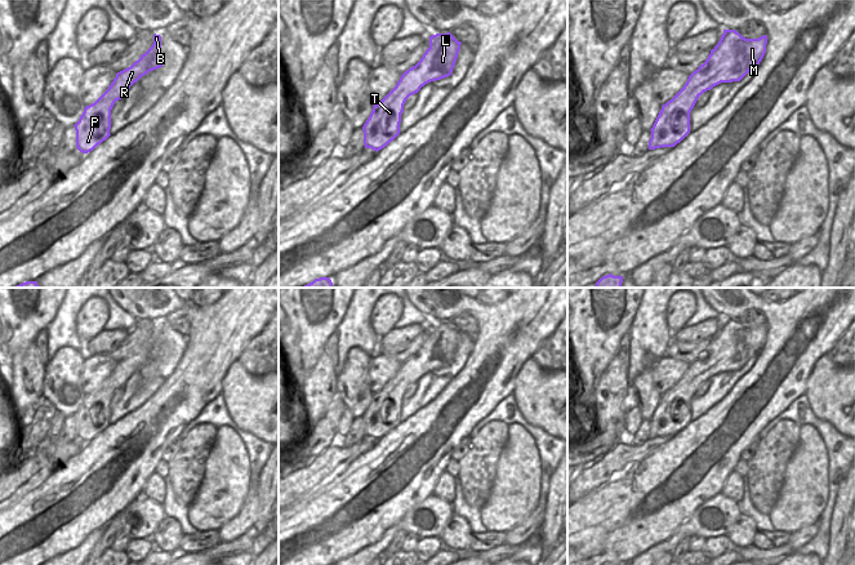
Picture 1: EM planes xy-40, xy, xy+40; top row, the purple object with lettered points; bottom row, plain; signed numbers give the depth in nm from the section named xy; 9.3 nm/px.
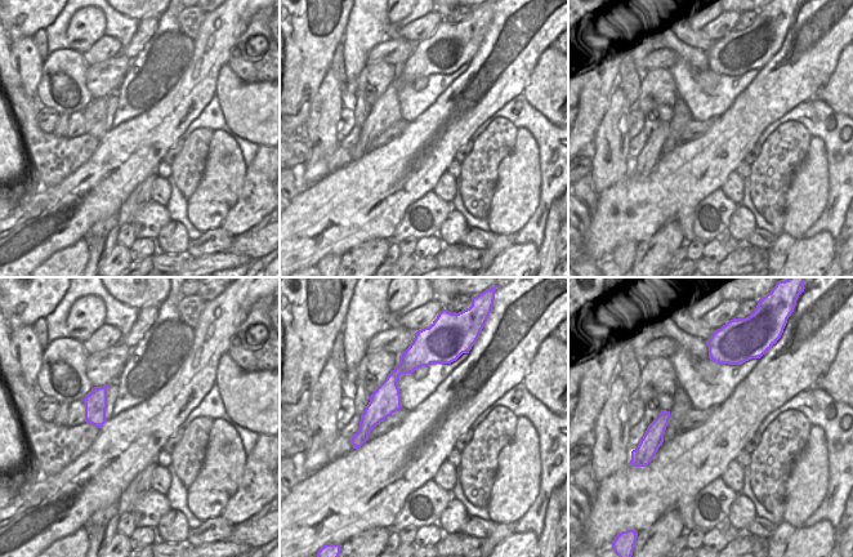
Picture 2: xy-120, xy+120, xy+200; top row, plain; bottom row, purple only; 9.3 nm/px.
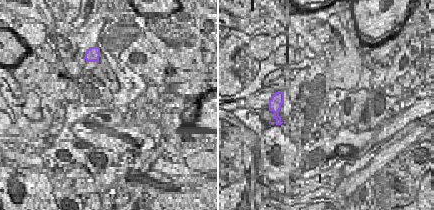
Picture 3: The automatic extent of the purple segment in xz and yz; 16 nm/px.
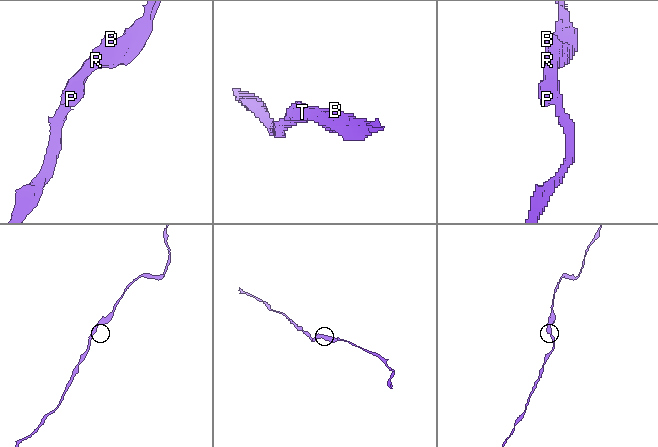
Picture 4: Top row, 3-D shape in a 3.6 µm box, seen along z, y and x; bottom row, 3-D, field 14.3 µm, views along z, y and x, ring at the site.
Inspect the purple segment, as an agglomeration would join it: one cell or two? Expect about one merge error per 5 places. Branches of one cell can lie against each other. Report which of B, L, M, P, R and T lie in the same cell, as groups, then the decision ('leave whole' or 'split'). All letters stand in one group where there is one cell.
groups B L M P R T; leave whole

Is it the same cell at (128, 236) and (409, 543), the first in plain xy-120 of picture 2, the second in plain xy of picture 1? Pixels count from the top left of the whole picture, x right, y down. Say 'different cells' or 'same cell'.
same cell

